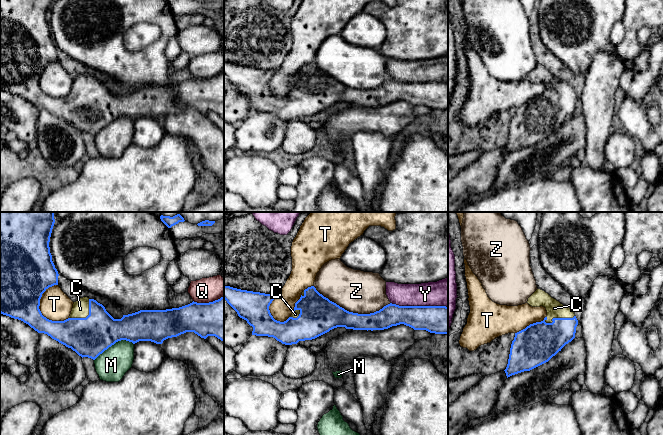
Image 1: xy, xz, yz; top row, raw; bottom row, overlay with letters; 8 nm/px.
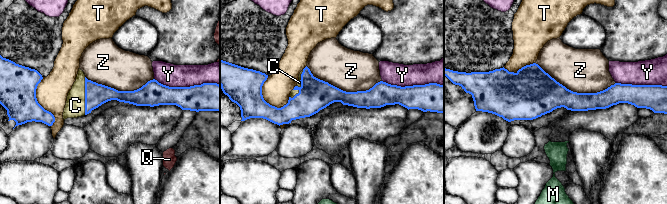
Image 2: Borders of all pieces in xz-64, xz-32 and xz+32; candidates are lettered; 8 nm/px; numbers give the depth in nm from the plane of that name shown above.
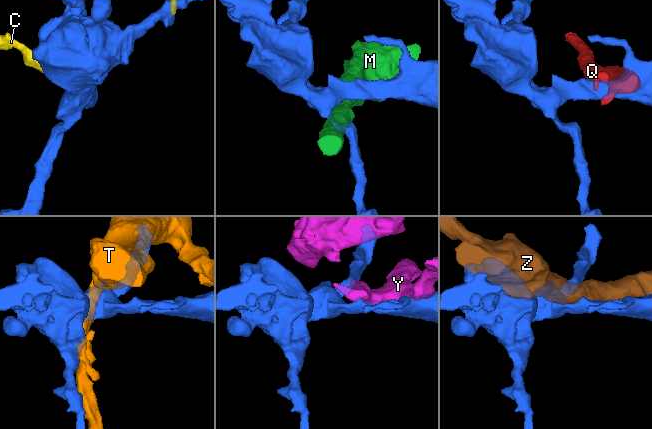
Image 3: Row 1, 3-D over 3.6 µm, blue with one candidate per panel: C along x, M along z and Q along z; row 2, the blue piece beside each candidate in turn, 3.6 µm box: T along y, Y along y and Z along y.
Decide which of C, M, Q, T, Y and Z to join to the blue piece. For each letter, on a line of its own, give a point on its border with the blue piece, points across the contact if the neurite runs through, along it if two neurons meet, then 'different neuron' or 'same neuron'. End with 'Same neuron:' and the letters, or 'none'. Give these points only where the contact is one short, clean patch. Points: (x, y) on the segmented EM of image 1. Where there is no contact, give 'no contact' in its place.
C: contact yz (558, 318); different neuron
M: contact xy (113, 344); different neuron
Q: contact xy (209, 302); border xy (223, 295), (208, 302), (193, 301); different neuron
T: contact xy (38, 307); different neuron
Y: contact xz (419, 306); different neuron
Z: contact xz (351, 312); different neuron
Same neuron: none

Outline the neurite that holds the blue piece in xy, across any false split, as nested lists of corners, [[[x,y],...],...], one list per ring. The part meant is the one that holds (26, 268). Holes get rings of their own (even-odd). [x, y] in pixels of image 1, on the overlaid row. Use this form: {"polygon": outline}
{"polygon": [[[0,212],[0,313],[1,314],[23,321],[24,323],[28,324],[31,328],[33,328],[38,333],[47,334],[52,339],[58,341],[59,343],[65,345],[68,348],[71,348],[82,358],[88,357],[93,360],[95,360],[100,354],[102,354],[109,347],[111,347],[116,342],[121,341],[121,340],[126,340],[126,341],[132,342],[133,344],[139,341],[151,341],[156,344],[162,344],[163,341],[168,338],[177,337],[186,332],[194,332],[201,338],[206,339],[208,336],[215,336],[224,342],[224,296],[218,300],[215,300],[209,303],[197,303],[193,301],[192,303],[179,307],[179,308],[172,308],[172,309],[166,309],[166,310],[140,310],[132,314],[123,315],[121,319],[114,319],[106,311],[105,307],[102,304],[98,303],[94,299],[89,299],[89,315],[86,318],[68,318],[64,321],[52,321],[44,317],[39,309],[40,299],[42,297],[42,294],[49,287],[58,285],[58,276],[59,276],[58,271],[55,268],[55,265],[52,261],[52,255],[50,253],[50,247],[49,247],[50,237],[51,237],[54,223],[55,223],[54,212]]]}

